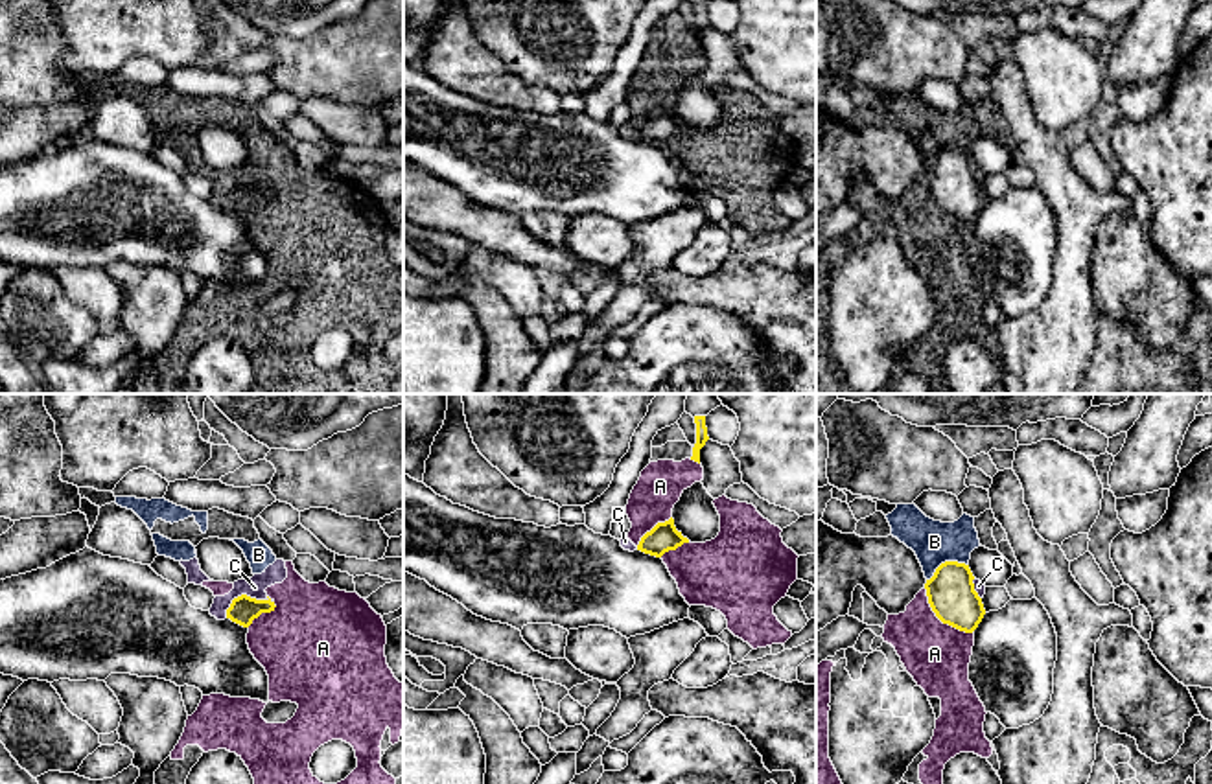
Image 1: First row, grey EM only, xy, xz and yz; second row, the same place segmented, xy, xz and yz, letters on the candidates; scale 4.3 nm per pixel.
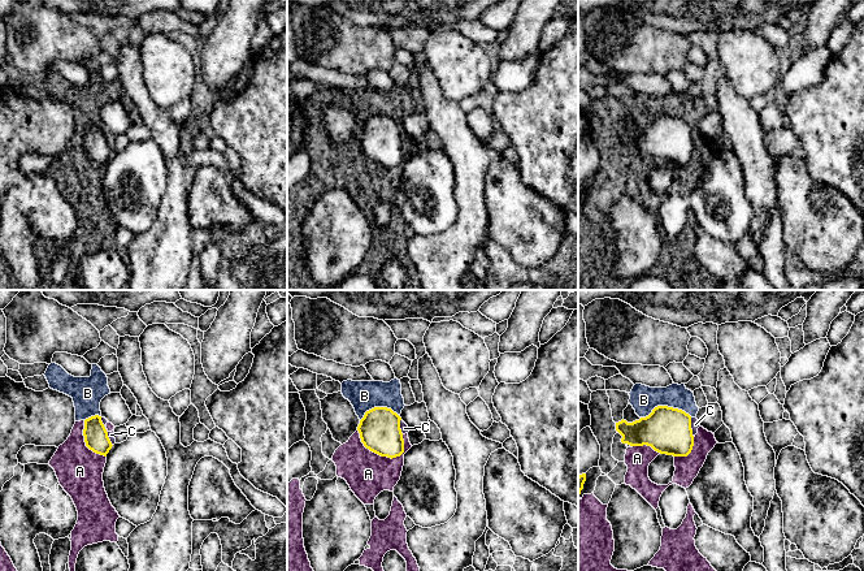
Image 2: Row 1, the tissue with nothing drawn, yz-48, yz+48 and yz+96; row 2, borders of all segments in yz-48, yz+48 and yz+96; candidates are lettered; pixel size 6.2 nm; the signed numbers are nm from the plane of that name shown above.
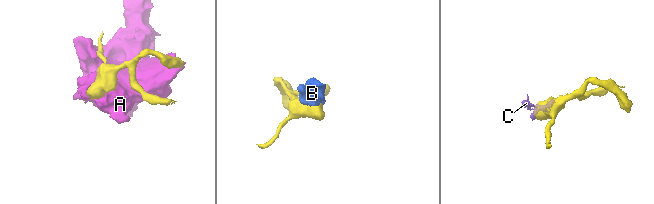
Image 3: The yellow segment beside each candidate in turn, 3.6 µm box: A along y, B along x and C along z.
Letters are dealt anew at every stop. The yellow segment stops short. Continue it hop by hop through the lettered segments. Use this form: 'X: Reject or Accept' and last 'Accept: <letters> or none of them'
A: Reject
B: Reject
C: Reject
Accept: none of them

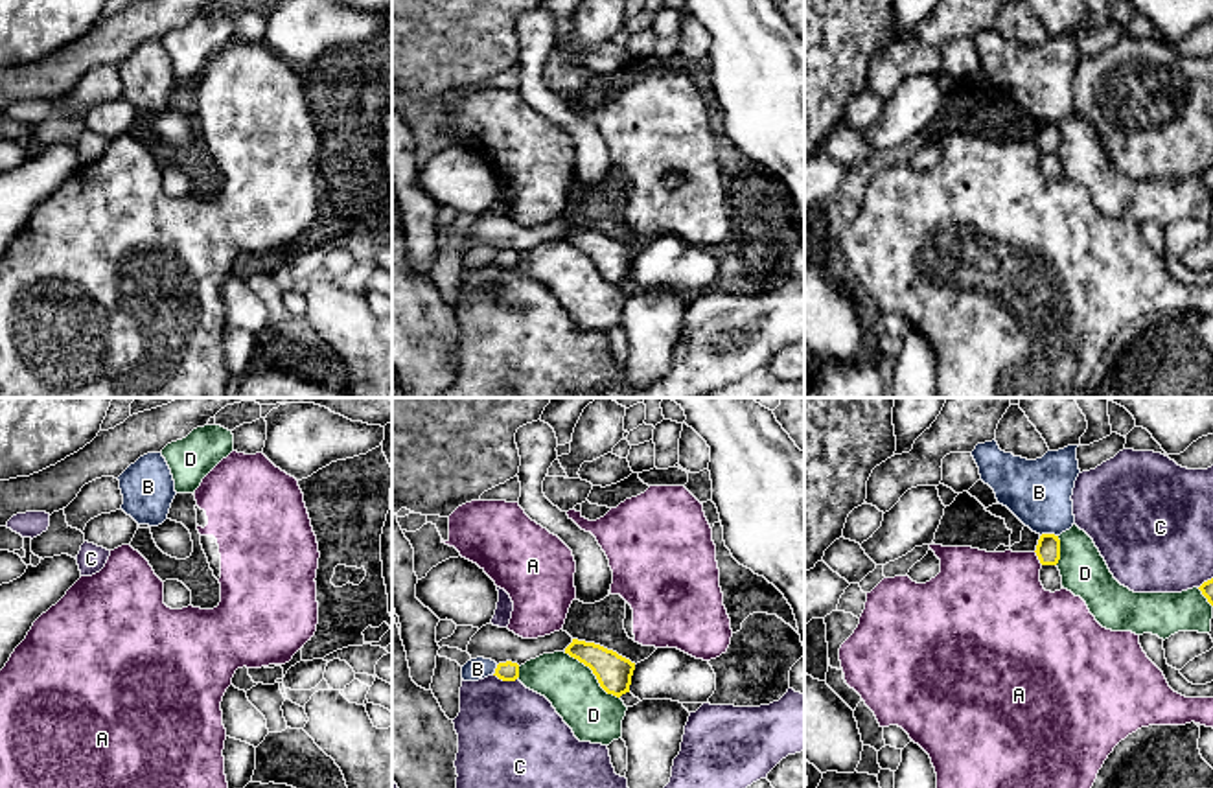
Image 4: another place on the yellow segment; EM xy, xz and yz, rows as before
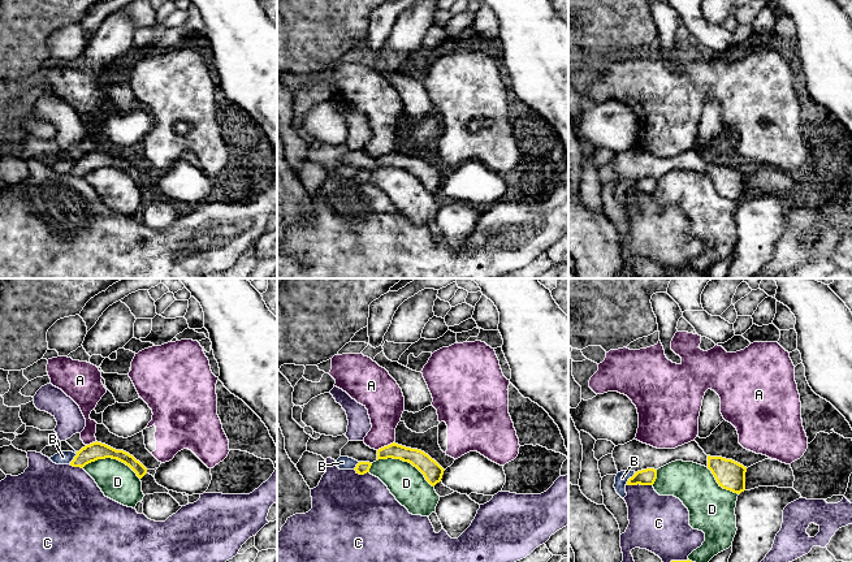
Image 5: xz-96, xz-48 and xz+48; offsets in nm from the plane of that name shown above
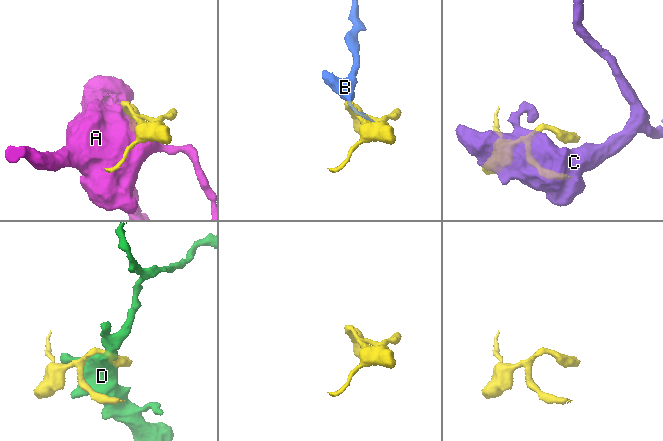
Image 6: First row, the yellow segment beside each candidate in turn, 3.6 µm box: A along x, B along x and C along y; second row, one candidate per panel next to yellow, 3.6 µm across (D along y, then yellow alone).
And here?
A: Accept
B: Reject
C: Reject
D: Reject
Accept: A

